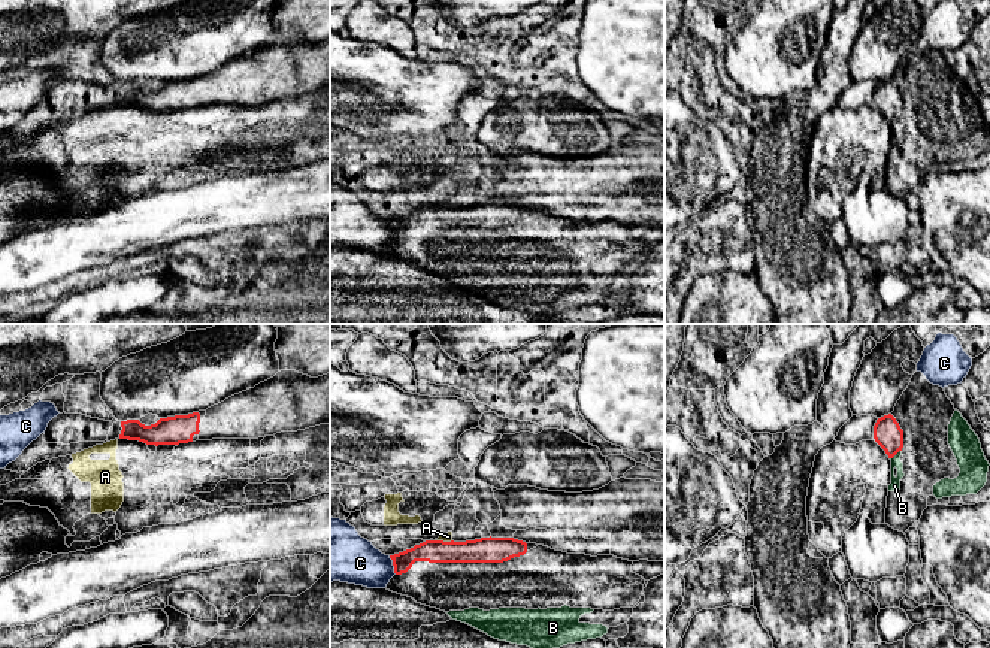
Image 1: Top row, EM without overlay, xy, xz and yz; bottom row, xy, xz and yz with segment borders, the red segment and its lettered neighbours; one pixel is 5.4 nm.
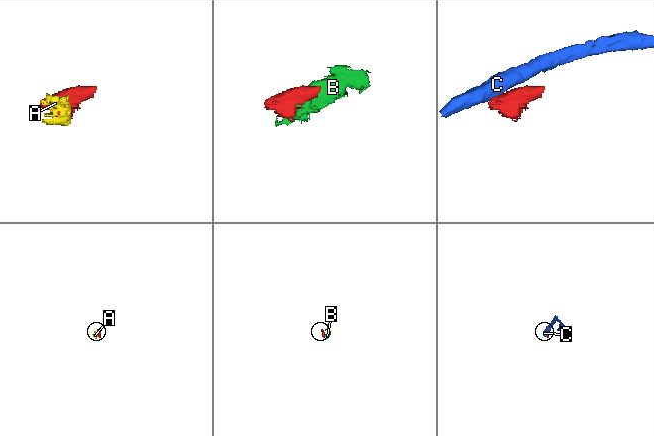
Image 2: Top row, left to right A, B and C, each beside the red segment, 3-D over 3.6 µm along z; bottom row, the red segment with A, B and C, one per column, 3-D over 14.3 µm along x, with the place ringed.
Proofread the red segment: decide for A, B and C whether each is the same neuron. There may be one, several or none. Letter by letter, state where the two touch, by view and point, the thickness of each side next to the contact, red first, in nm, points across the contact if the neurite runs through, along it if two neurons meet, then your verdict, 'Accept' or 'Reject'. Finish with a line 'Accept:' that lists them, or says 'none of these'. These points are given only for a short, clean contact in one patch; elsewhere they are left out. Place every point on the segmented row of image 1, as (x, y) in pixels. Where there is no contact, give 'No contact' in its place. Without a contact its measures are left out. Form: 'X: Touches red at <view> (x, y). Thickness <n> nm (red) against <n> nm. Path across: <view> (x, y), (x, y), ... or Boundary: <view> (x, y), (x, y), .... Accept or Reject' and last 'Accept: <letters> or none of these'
A: Touches red at xz (442, 541). Thickness 140 nm (red) against 50 nm. Boundary: xz (435, 539), (451, 541). Reject
B: Touches red at yz (895, 454). Thickness 160 nm (red) against 60 nm. Accept
C: Touches red at xz (393, 565). Thickness 130 nm (red) against 260 nm. Boundary: xz (388, 556), (396, 574). Reject
Accept: B

